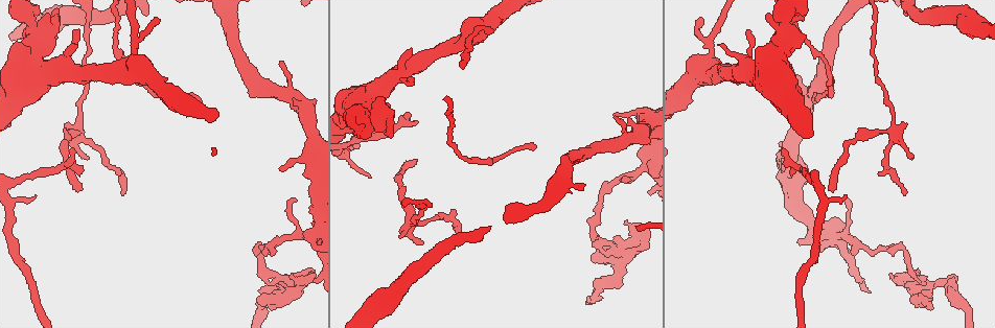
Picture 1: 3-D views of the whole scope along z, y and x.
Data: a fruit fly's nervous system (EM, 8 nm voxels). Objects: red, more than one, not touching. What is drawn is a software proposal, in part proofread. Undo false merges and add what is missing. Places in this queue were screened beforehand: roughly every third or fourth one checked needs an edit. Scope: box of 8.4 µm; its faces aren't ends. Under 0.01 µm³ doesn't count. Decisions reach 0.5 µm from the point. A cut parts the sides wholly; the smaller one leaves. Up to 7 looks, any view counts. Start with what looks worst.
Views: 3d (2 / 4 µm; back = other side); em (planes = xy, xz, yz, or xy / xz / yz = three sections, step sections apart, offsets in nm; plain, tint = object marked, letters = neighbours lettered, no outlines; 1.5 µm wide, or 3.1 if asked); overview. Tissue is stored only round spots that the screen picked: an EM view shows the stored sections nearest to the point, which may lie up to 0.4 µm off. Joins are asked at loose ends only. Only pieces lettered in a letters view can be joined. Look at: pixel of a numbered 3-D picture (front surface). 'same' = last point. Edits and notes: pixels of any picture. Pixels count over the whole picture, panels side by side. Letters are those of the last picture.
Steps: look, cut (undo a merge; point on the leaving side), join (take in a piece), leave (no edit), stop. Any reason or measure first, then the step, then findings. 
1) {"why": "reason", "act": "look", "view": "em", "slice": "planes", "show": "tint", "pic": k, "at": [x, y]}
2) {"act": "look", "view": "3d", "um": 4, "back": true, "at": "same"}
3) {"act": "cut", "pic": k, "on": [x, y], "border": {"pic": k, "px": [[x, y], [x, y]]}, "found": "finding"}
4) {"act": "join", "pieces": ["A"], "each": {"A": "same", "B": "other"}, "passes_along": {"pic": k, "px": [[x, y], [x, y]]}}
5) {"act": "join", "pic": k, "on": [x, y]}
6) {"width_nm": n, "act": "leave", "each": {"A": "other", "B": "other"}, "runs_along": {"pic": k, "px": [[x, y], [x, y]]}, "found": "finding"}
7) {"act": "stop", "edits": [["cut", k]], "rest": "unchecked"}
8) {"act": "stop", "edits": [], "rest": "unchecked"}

{"why": "branch stops here", "act": "look", "view": "em", "slice": "planes", "show": "letters", "pic": 1, "at": [123, 194]}

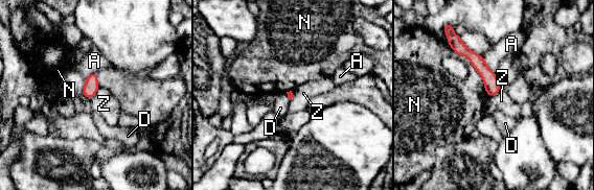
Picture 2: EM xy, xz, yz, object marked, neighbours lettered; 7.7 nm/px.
{"act": "leave", "each": {"A": "other", "D": "other", "N": "other", "Z": "other"}, "runs_along": {"pic": 2, "px": [[458, 45], [481, 66], [493, 93]]}, "found": "no lettered piece goes on from it"}

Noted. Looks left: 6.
{"why": "tapers out", "act": "look", "view": "3d", "um": 4, "pic": 1, "at": [813, 102]}

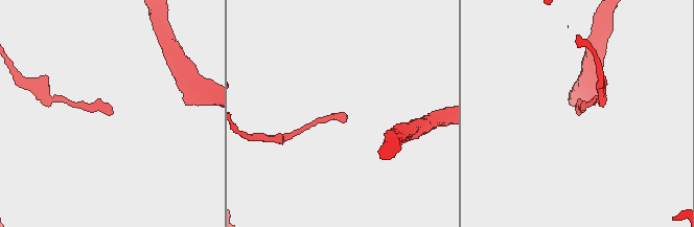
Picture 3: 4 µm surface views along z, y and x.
{"act": "look", "view": "em", "slice": "planes", "show": "tint", "pic": 3, "at": [344, 116]}

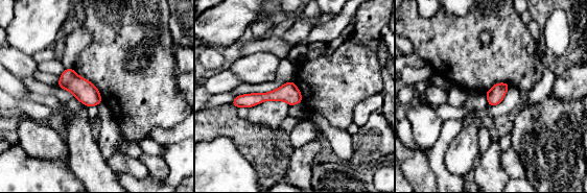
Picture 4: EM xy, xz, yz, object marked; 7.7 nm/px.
{"act": "look", "view": "em", "slice": "planes", "show": "letters", "at": "same"}

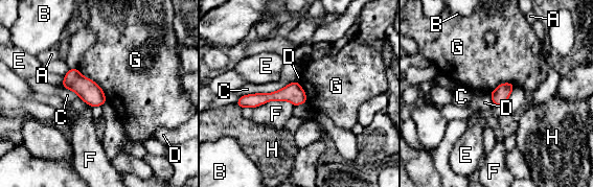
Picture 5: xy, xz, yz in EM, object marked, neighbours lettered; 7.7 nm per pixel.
{"act": "leave", "each": {"A": "other", "B": "other", "C": "other", "D": "other", "E": "other", "F": "other", "G": "other", "H": "other"}, "runs_along": {"pic": 5, "px": [[303, 97], [270, 96], [240, 102]]}, "found": "none of them fits"}

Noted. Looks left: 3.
{"why": "free end", "act": "look", "view": "3d", "um": 2, "pic": 1, "at": [699, 22]}

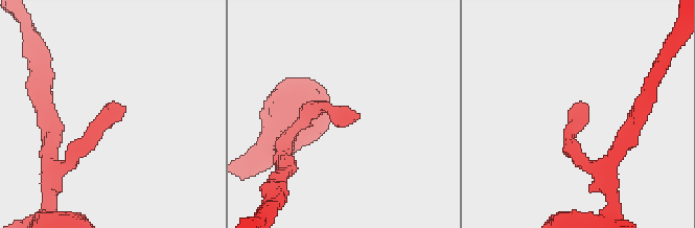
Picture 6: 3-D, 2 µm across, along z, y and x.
{"act": "look", "view": "em", "slice": "yz", "step": 8, "show": "letters", "pic": 6, "at": [125, 111]}

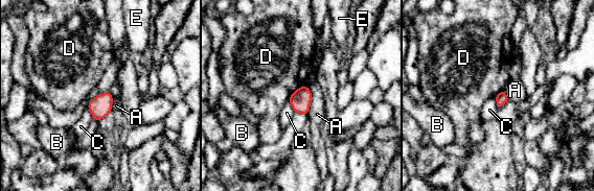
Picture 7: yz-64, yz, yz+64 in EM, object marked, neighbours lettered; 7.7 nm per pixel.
{"width_nm": 90, "act": "leave", "each": {"A": "other", "B": "other", "C": "other", "D": "other", "E": "other"}, "found": "no lettered piece goes on from it"}

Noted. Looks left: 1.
{"act": "stop", "edits": [], "rest": "unchecked"}

